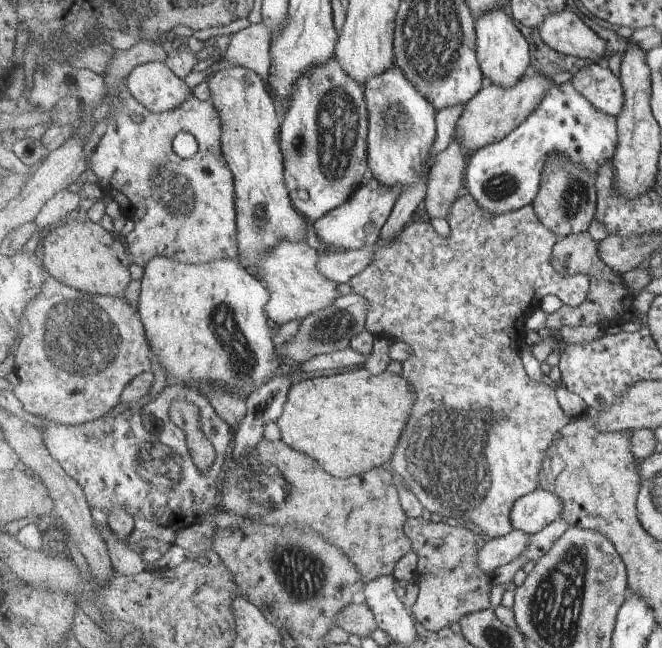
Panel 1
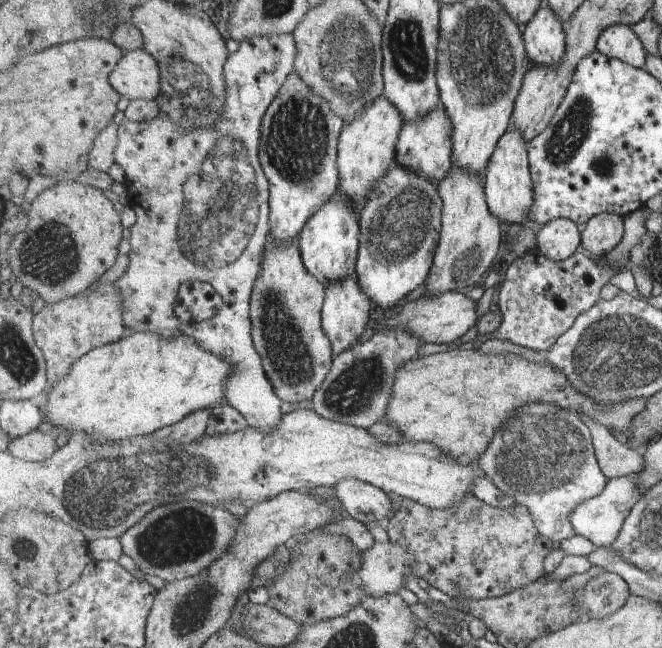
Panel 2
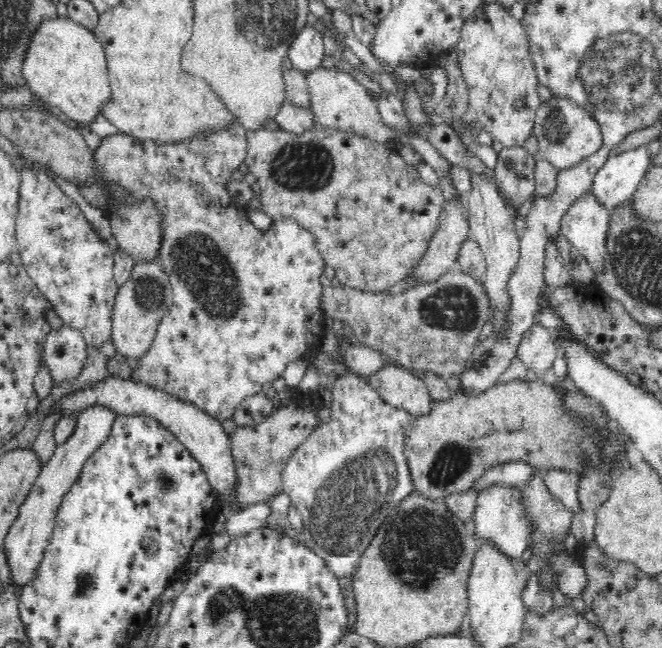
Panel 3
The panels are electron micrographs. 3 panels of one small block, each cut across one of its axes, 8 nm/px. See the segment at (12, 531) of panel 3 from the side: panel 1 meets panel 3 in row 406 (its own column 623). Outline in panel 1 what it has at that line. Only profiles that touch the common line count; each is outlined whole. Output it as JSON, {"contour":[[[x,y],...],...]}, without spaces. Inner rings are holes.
{"contour":[[[591,62],[578,69],[570,79],[577,91],[603,114],[617,117],[625,107],[621,77],[615,76],[602,62]]]}

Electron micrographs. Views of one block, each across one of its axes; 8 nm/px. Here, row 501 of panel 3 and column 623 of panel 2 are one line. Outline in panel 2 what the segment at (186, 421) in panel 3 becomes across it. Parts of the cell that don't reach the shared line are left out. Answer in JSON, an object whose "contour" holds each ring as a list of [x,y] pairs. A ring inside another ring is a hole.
{"contour":[[[601,213],[587,222],[582,232],[581,249],[595,258],[603,258],[613,252],[623,240],[624,217]]]}

